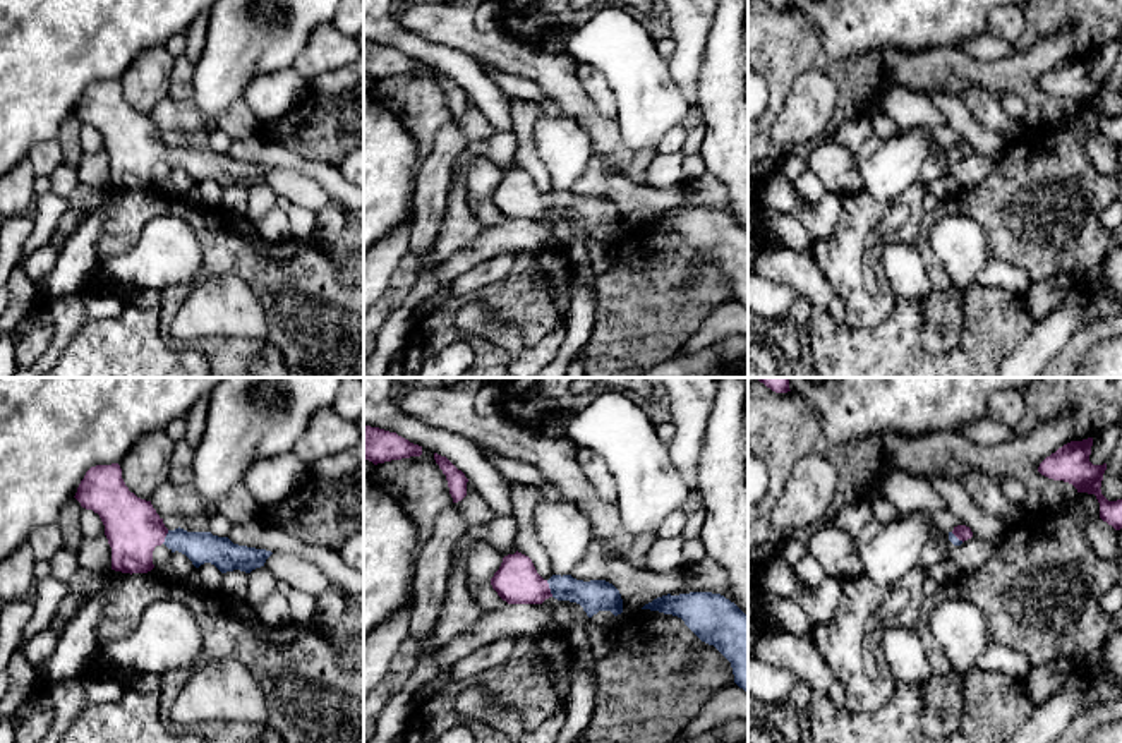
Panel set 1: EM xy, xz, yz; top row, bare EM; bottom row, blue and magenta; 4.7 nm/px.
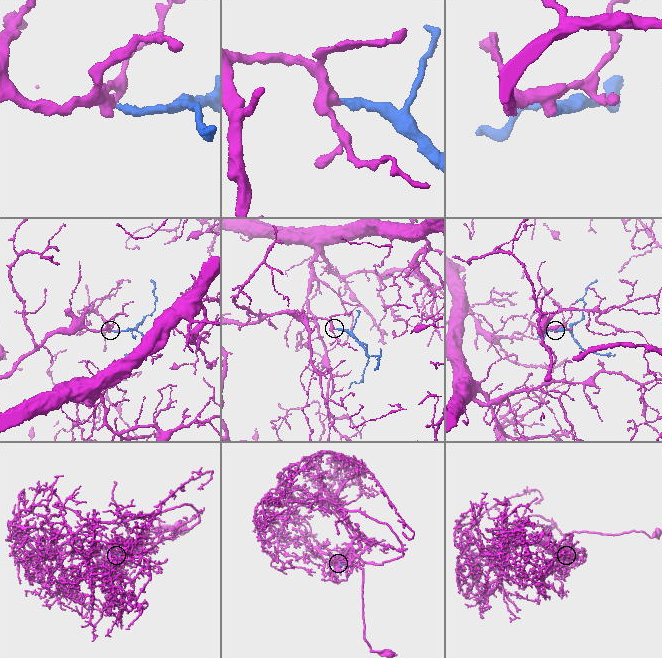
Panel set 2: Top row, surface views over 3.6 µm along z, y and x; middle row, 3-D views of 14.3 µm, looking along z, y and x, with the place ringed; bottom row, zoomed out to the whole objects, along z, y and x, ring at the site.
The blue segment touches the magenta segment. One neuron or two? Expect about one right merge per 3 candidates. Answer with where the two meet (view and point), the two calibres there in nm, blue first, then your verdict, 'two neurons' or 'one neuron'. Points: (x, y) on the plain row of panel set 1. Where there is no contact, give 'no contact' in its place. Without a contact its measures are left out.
meets blue in xz at (549, 203); 150 nm thick on the blue side, 200 nm on the other; one neuron

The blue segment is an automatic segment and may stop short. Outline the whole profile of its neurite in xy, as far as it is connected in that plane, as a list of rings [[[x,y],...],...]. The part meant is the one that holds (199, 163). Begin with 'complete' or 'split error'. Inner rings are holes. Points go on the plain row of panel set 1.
split error | [[[118,79],[91,82],[74,112],[82,124],[100,130],[112,163],[112,185],[148,189],[154,184],[153,166],[165,160],[172,168],[185,170],[196,184],[214,180],[221,189],[240,185],[250,189],[264,182],[273,170],[233,160],[211,148],[168,146],[151,117],[137,113],[122,94]]]

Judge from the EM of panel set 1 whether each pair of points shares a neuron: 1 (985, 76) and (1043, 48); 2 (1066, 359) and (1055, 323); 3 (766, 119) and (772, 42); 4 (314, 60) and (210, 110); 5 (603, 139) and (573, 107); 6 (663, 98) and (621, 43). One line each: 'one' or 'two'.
1: one
2: two
3: one
4: two
5: one
6: one

